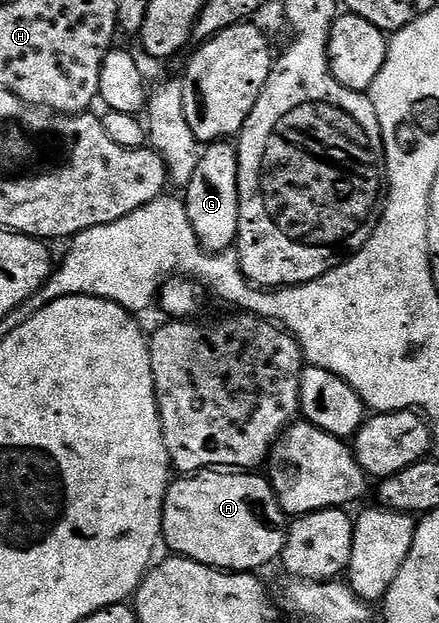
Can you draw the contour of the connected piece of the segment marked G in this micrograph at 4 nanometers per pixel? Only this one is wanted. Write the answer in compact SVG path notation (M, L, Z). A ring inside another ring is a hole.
M216 142L202 149L197 170L185 189L185 203L189 222L193 222L193 234L205 252L226 252L236 247L239 239L239 153L231 142Z

